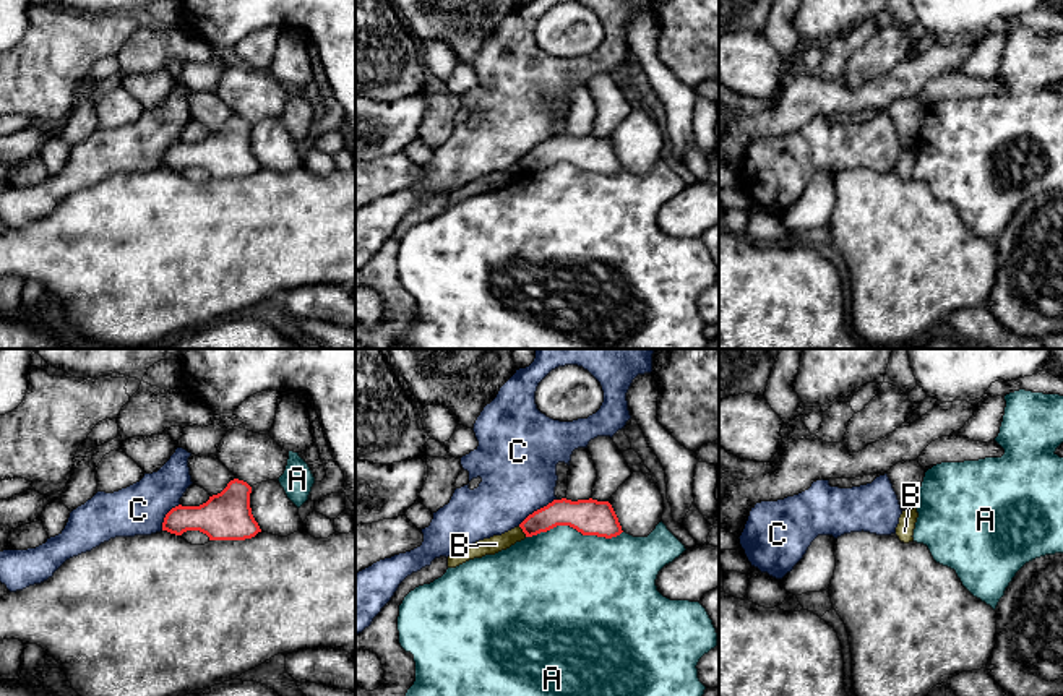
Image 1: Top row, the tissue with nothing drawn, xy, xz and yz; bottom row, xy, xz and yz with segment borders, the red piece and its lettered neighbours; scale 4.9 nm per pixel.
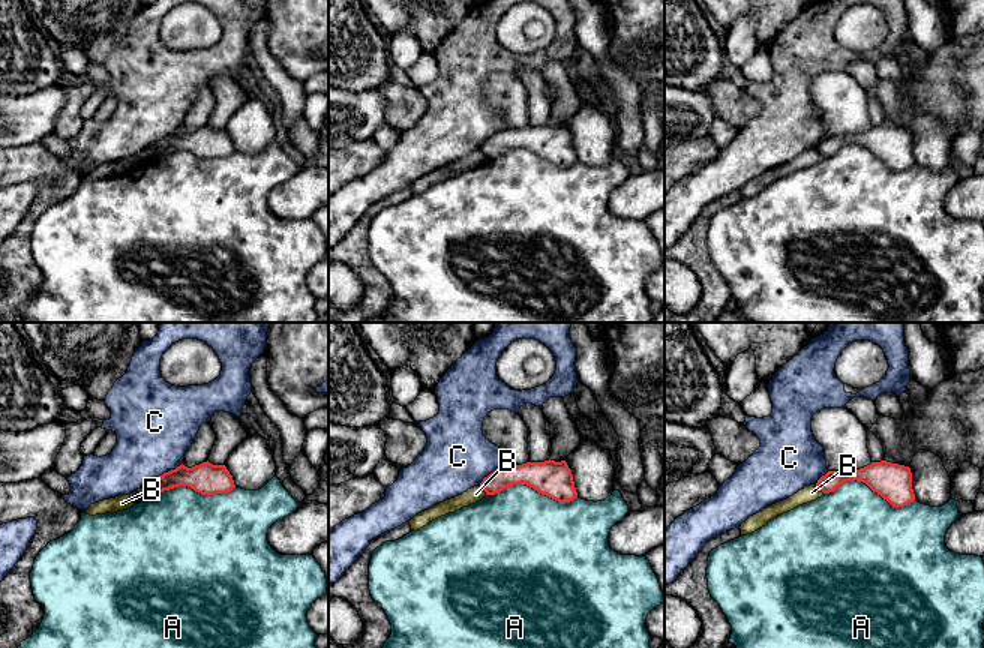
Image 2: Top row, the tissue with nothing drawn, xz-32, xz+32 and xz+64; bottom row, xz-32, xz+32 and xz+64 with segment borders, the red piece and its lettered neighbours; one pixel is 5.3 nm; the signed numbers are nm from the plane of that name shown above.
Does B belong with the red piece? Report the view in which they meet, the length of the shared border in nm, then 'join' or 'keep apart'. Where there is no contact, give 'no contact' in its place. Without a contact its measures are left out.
meets red in xz; contact 70 nm long; keep apart

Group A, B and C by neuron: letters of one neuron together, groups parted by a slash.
A / B / C

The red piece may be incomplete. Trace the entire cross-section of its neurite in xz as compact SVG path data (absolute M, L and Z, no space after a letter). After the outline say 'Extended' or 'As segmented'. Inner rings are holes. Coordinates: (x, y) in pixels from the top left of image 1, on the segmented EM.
M566 498L553 500L519 524L526 537L547 532L557 526L570 526L583 535L605 539L617 537L623 532L612 505L592 498L578 501Z. As segmented

